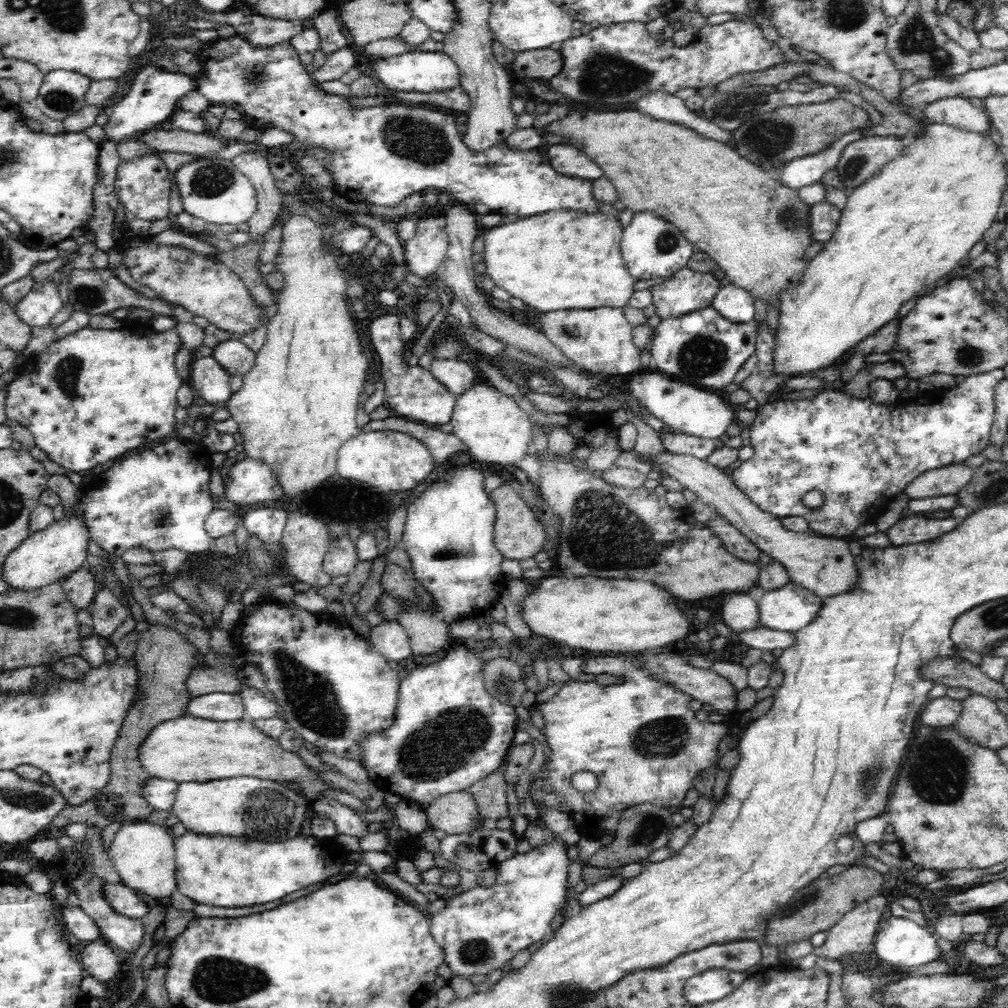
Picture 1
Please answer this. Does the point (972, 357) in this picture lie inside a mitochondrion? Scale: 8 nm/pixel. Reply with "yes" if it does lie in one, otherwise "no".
yes

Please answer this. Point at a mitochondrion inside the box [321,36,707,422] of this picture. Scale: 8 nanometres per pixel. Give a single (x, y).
(605, 77)

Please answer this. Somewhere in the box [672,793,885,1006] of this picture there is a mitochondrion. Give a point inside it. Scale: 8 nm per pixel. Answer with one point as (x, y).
(811, 898)

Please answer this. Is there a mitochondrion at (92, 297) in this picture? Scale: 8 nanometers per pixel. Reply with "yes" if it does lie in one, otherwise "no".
yes

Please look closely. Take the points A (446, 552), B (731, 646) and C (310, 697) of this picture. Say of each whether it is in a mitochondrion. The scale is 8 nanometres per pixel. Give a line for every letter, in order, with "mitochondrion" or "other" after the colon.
A: mitochondrion
B: other
C: mitochondrion

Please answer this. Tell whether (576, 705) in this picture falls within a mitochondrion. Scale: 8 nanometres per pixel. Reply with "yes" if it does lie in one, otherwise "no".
no

